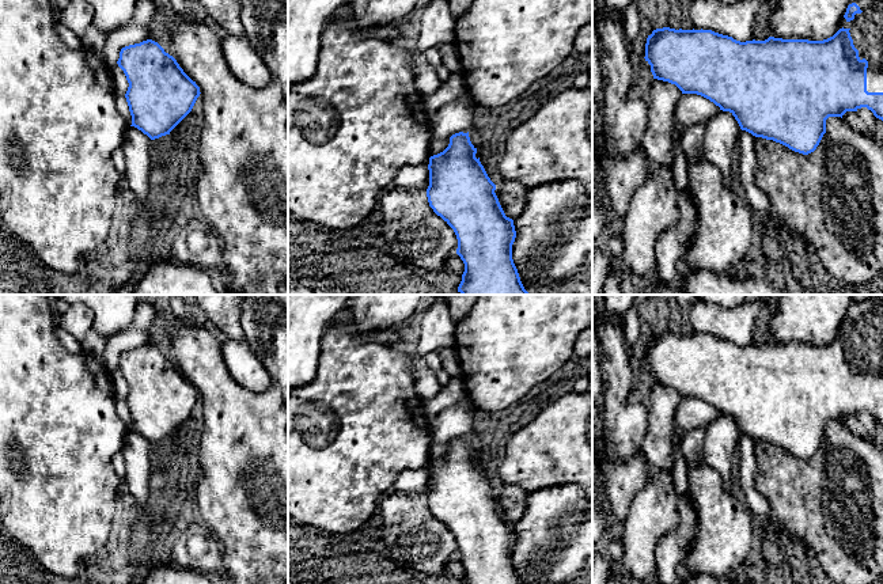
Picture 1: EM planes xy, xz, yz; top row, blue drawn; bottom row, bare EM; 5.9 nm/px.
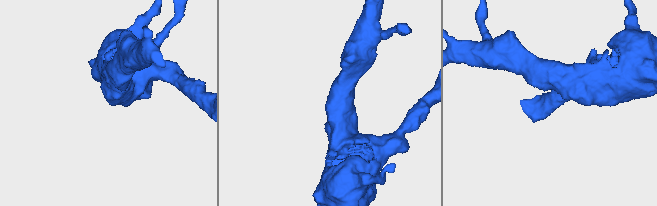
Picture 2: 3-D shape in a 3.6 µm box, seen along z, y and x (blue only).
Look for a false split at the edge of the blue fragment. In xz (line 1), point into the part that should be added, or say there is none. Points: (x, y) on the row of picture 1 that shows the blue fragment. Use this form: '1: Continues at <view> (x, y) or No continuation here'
1: No continuation here

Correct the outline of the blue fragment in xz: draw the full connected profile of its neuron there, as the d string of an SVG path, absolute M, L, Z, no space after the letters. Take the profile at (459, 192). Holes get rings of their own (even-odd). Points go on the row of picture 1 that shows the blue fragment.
M469 132L455 133L448 147L429 158L429 206L455 232L465 263L462 295L530 295L512 259L516 238Z

